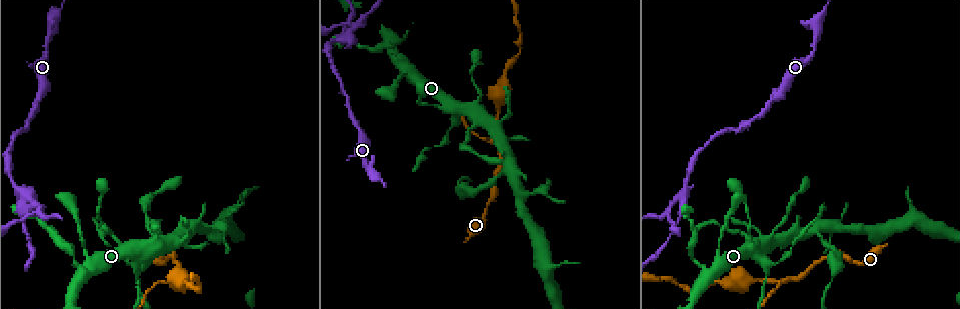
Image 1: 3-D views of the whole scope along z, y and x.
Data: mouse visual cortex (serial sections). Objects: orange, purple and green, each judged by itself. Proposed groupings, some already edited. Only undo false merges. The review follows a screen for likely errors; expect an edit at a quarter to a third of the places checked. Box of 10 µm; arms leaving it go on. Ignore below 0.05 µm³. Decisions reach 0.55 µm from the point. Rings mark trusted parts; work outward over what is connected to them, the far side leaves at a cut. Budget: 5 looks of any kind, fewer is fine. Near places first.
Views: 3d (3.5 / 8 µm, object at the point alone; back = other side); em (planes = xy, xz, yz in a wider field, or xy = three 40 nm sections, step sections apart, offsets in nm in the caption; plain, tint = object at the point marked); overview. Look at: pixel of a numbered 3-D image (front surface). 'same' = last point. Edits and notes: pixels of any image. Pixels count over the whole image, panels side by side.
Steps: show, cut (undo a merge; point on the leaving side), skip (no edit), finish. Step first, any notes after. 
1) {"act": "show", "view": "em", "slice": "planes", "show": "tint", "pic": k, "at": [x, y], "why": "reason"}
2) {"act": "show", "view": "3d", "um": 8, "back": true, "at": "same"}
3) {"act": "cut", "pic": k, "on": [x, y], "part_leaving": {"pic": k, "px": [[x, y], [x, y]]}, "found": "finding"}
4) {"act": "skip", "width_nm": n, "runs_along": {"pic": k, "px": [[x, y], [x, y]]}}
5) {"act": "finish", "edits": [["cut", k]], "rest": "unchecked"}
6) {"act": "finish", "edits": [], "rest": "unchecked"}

{"act": "show", "view": "3d", "um": 3.5, "pic": 1, "at": [788, 279], "why": "calibre changes"}

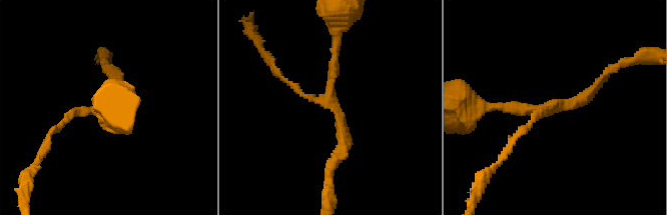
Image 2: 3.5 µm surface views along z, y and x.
{"act": "show", "view": "em", "slice": "xy", "step": 1, "show": "tint", "pic": 2, "at": [329, 100], "arms": 3, "arm_widths_nm": [100, 150, 150]}

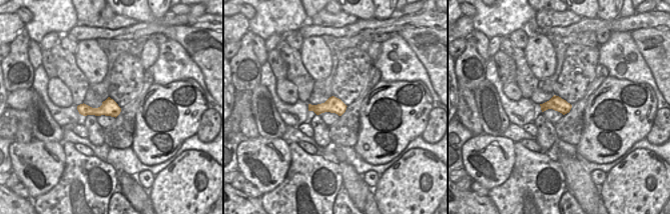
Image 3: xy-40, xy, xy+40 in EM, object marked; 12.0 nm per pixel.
{"act": "skip", "width_nm": 190, "runs_along": {"pic": 2, "px": [[604, 77], [573, 104], [483, 107]]}, "found": "continuous, no second cell"}

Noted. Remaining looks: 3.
{"act": "show", "view": "3d", "um": 3.5, "pic": 1, "at": [350, 37], "why": "thick turns thin"}

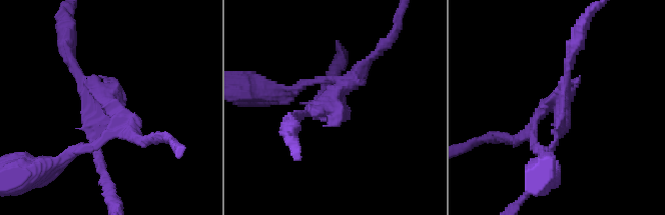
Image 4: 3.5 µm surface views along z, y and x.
{"act": "show", "view": "em", "slice": "planes", "show": "plain", "pic": 4, "at": [331, 108], "arms": 4, "arm_widths_nm": [150, 150, 150, 150]}

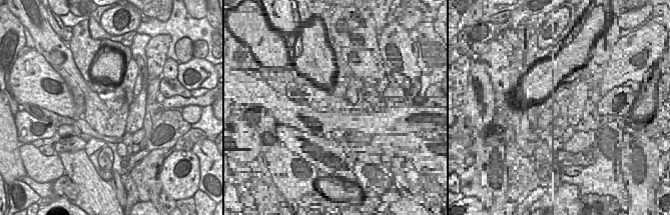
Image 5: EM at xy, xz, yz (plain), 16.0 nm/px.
{"act": "show", "view": "em", "slice": "planes", "show": "tint", "at": "same"}

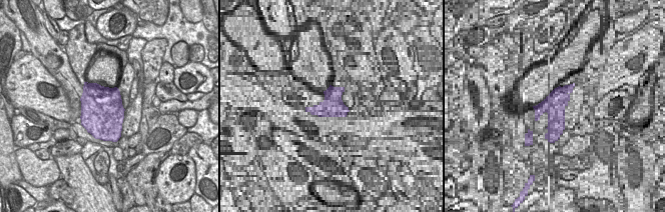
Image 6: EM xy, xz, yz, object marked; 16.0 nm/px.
{"act": "cut", "pic": 4, "on": [124, 123], "part_leaving": {"pic": 4, "px": [[88, 86], [122, 116], [91, 144]]}, "found": "two cells meet here"}

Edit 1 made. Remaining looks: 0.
{"act": "finish", "edits": [["cut", 4]], "rest": "unchecked"}

